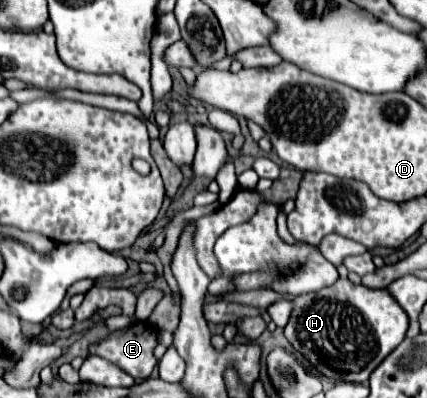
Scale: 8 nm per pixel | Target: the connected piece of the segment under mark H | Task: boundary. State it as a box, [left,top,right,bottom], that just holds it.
[283,278,407,382]

